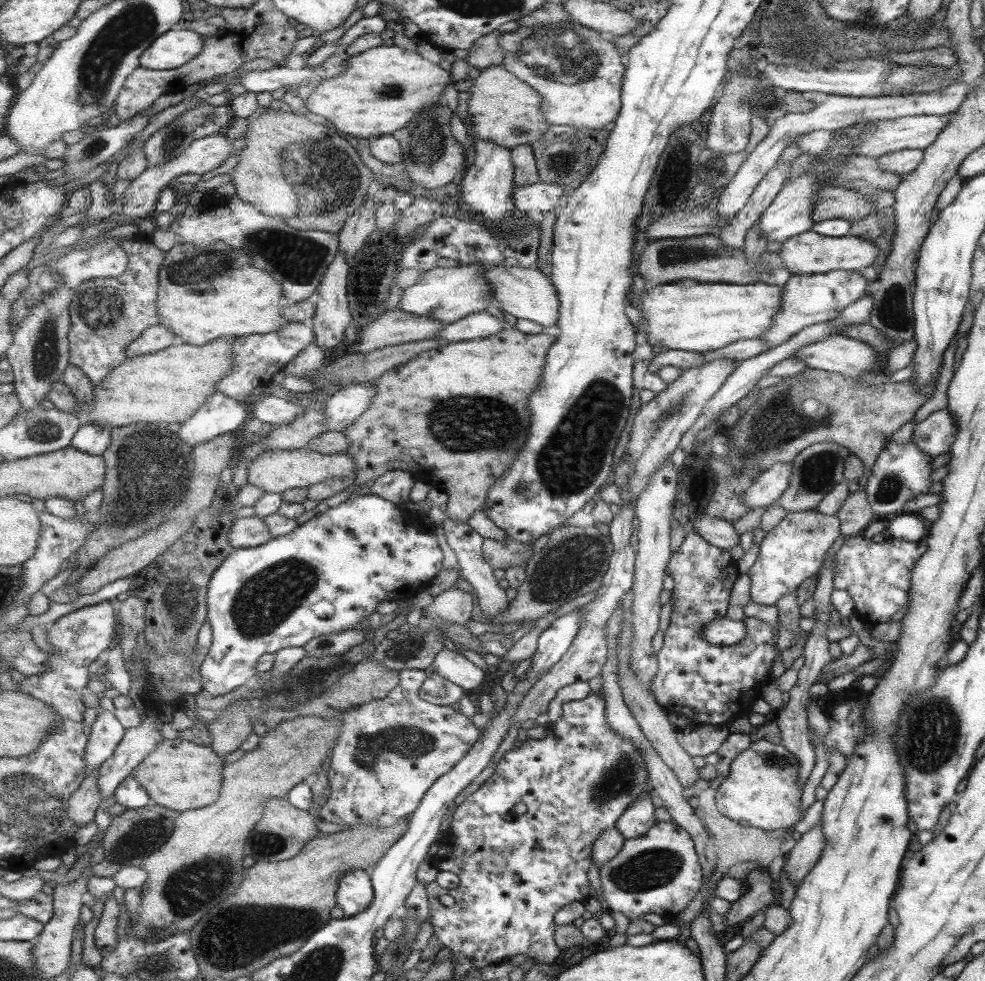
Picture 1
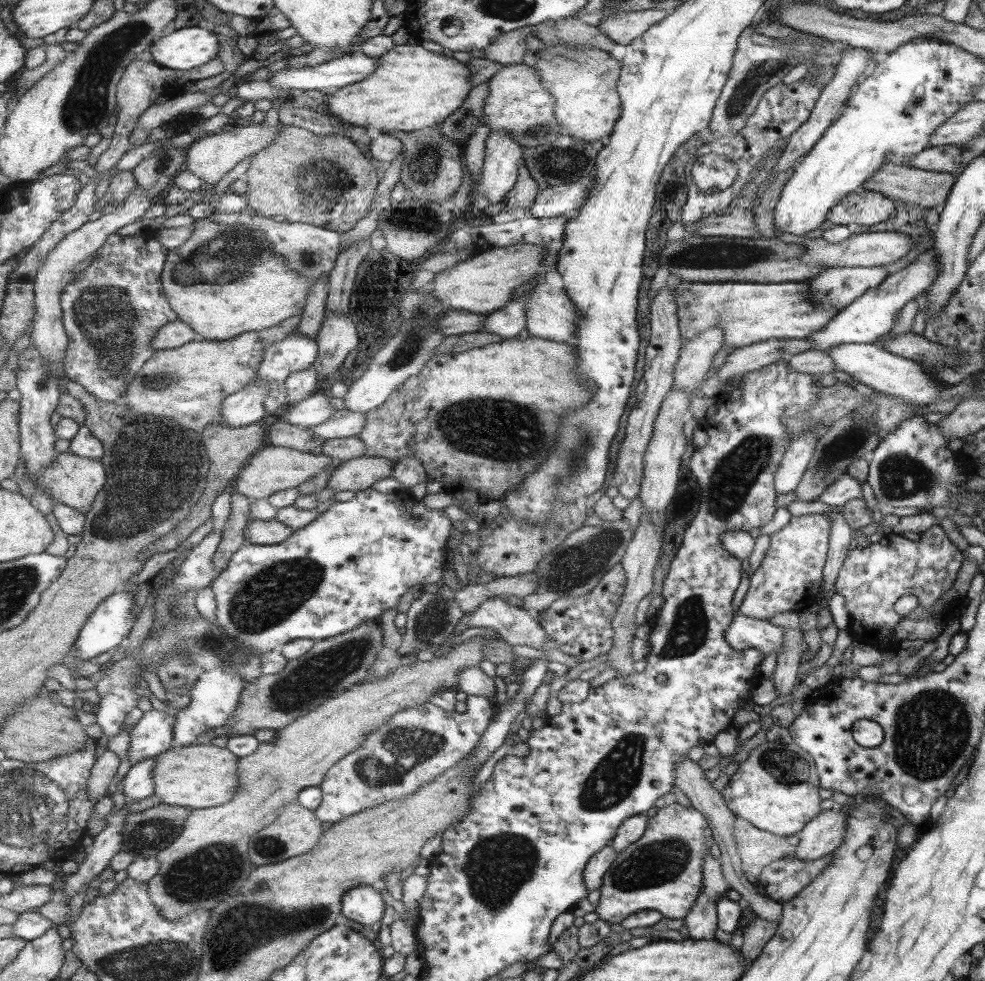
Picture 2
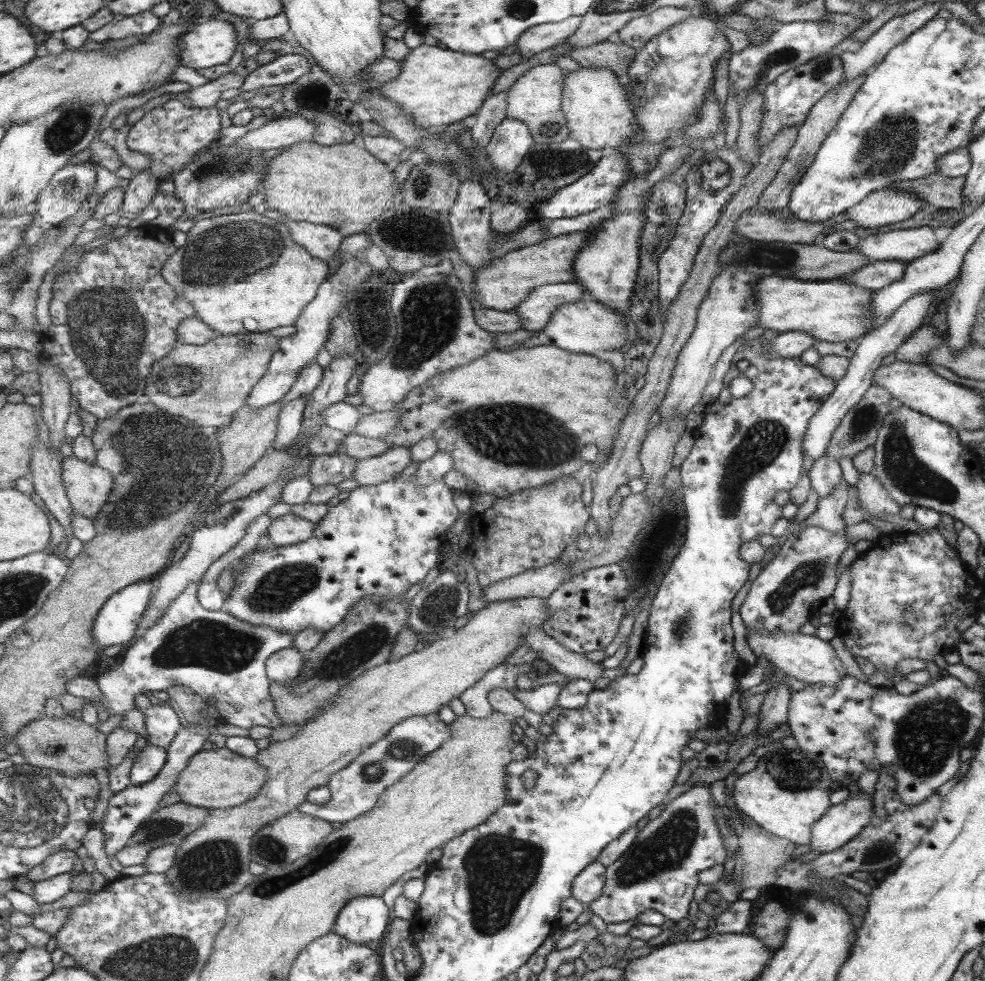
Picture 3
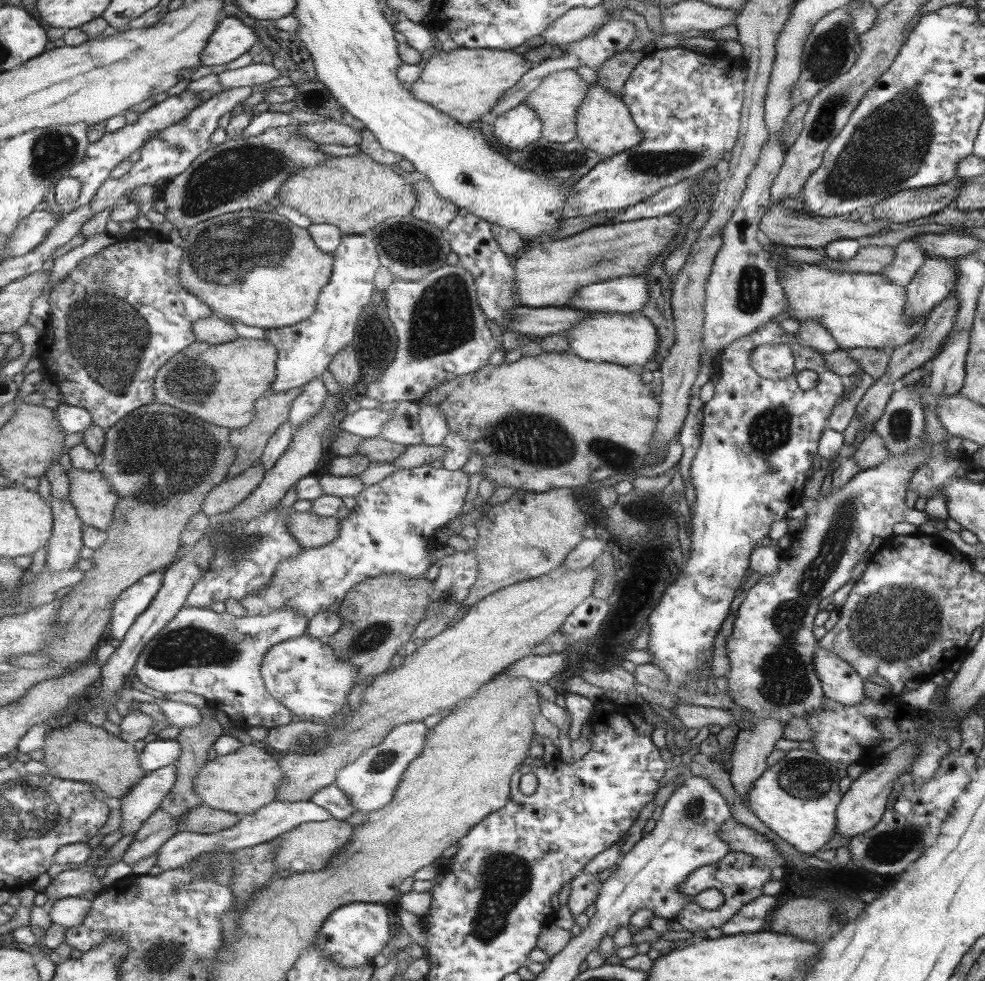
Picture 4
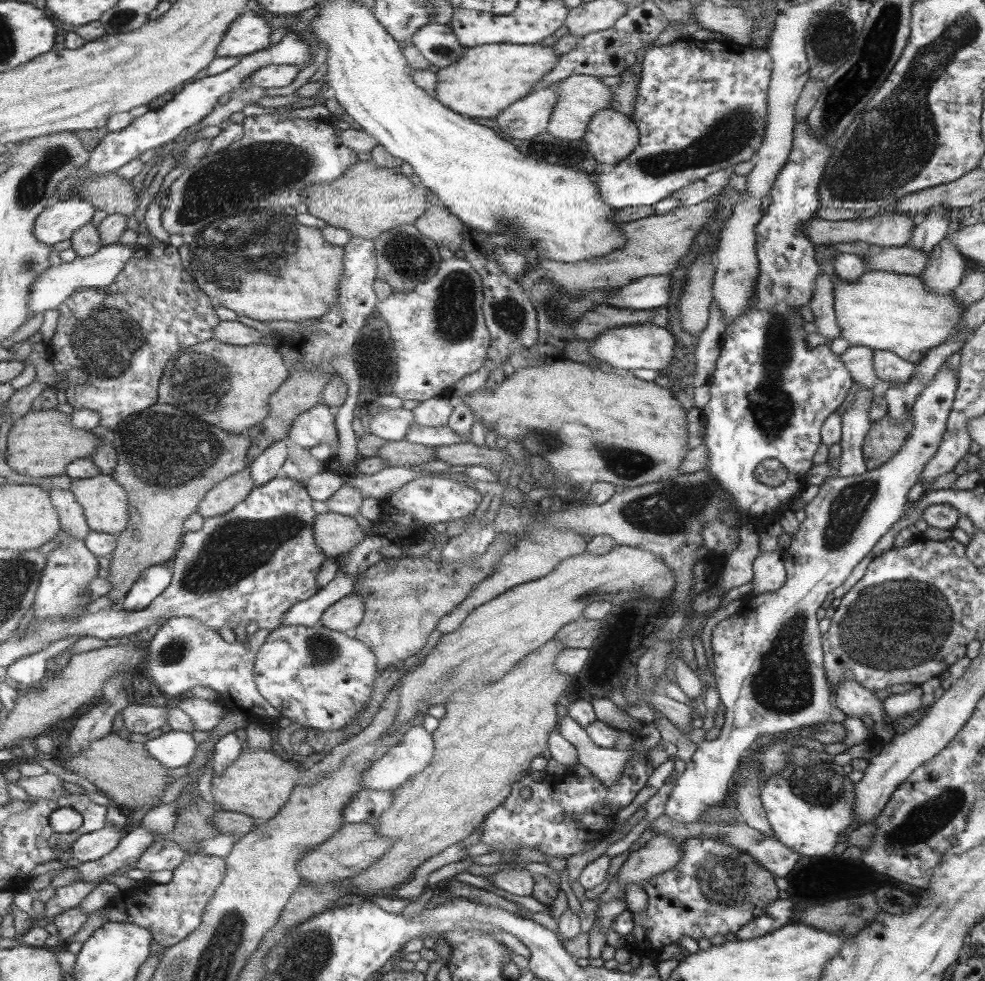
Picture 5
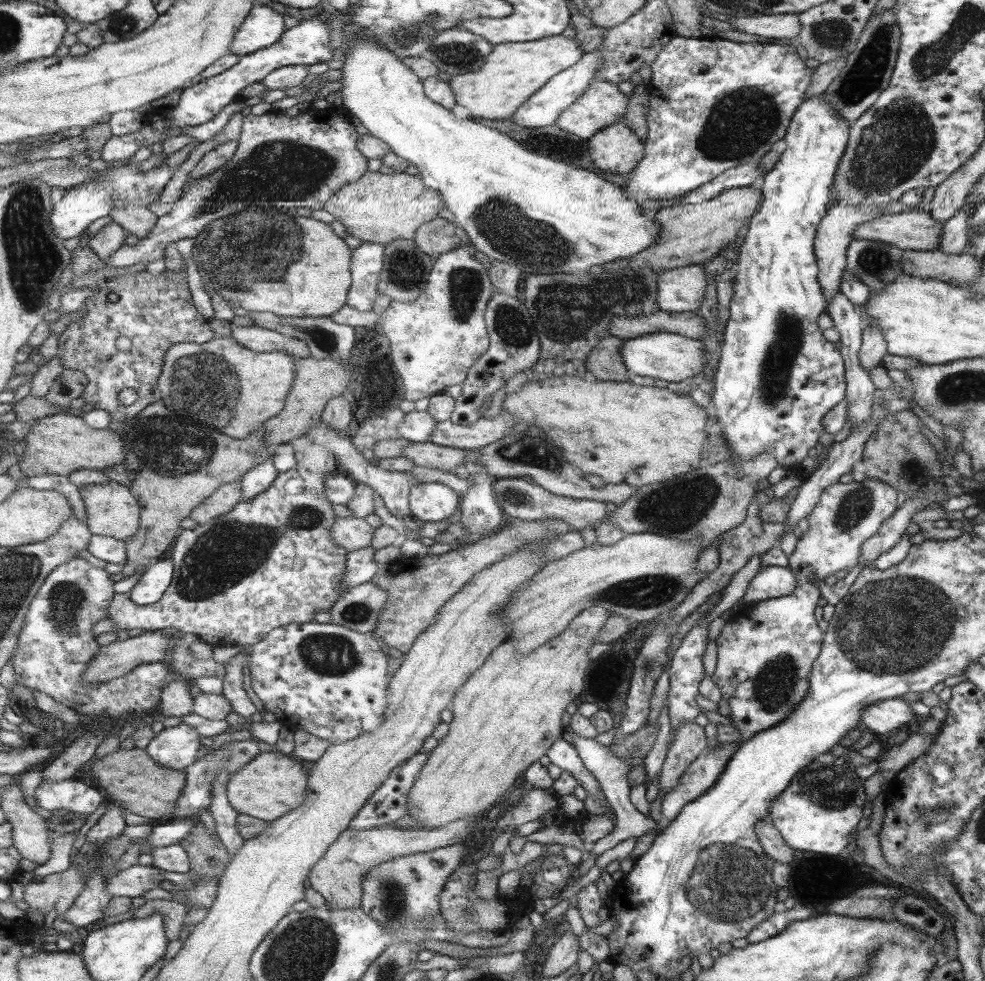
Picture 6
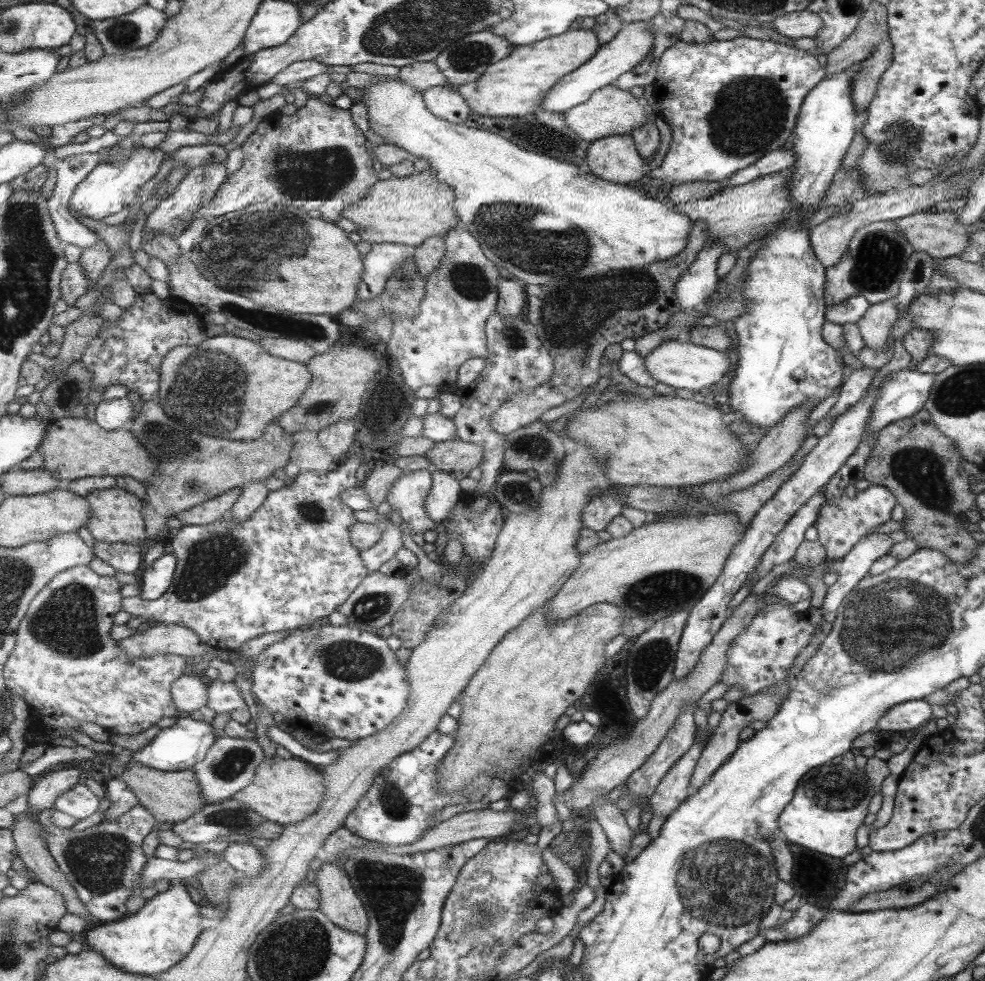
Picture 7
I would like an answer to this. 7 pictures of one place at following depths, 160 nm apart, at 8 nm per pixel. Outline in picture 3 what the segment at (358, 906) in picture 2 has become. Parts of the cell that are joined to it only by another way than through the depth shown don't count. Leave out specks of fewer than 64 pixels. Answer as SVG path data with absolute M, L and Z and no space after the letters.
M361 896L348 902L339 913L334 932L352 944L365 946L369 942L385 940L393 910L380 896Z

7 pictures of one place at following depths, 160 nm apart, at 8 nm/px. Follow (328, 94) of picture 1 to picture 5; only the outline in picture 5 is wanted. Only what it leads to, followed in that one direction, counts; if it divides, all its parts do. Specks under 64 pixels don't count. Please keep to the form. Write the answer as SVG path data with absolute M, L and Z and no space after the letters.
M481 45L471 47L468 53L453 66L438 68L439 77L436 98L459 114L473 118L495 118L509 105L531 93L534 84L540 82L560 60L551 45Z

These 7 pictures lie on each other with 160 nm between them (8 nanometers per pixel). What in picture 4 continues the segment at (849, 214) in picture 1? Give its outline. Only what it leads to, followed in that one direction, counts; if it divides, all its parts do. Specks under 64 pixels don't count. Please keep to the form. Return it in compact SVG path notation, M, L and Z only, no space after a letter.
M955 176L943 185L895 192L885 201L872 207L873 218L898 224L930 216L947 206L952 206L962 182L964 178Z

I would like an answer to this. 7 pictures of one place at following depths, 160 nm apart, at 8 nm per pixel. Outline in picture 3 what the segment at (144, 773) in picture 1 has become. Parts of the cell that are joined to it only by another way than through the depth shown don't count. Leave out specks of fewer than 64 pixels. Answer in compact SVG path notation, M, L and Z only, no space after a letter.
M222 747L202 750L187 765L176 784L182 802L204 809L228 809L253 801L267 781L267 771L257 760Z

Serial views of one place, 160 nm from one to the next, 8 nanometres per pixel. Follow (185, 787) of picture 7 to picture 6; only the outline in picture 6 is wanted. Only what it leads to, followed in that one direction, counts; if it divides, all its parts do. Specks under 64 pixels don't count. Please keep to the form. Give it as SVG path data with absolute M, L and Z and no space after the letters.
M118 750L91 764L94 782L107 796L108 801L120 802L125 810L157 822L169 819L176 812L178 800L188 784L186 771L167 769L155 762L146 750Z

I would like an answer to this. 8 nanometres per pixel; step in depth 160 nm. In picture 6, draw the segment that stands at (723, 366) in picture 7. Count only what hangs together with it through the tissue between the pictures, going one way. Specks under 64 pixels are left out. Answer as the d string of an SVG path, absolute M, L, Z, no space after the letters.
M657 332L633 339L624 340L619 354L623 357L624 365L630 375L658 378L665 382L688 382L698 376L706 364L703 344L695 339L685 338L683 335Z

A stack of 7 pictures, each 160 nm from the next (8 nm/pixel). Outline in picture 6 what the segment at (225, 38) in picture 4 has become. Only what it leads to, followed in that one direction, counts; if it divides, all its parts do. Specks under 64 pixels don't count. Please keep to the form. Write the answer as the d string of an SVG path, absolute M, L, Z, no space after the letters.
M258 5L246 18L236 40L233 41L232 52L239 58L253 54L258 50L275 45L285 34L285 18L277 10L269 6Z

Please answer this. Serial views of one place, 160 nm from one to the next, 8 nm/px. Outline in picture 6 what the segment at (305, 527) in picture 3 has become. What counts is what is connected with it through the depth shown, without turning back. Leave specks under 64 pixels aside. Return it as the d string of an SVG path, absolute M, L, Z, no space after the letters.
M355 516L339 517L332 528L332 535L339 546L344 546L351 552L371 545L376 535L376 528Z

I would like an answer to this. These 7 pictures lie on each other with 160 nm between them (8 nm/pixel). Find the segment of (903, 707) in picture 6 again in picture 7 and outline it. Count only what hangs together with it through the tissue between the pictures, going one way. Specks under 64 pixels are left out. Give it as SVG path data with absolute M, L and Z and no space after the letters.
M923 700L901 702L877 721L877 732L922 729L933 718L931 715L931 705Z

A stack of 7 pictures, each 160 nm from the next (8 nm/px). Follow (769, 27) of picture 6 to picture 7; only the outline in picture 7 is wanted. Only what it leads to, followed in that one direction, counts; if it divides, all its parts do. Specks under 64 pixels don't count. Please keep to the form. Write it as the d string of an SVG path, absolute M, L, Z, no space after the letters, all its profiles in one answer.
M807 9L779 16L771 23L774 31L788 39L814 38L822 27L822 20L819 16Z

